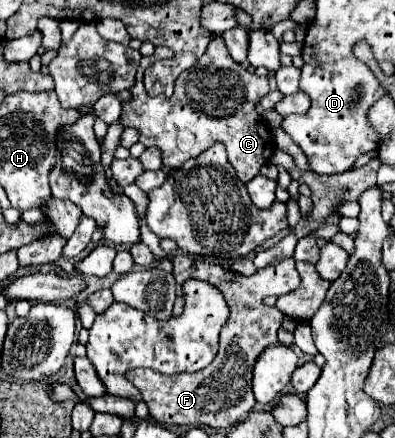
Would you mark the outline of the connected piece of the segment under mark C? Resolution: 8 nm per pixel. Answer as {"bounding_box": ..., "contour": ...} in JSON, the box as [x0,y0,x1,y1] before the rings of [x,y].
{"bounding_box":[121,35,275,183],"contour":[[[211,35],[211,43],[197,63],[183,71],[175,81],[175,91],[169,101],[155,101],[141,87],[143,71],[159,59],[169,59],[173,53],[169,47],[155,47],[155,53],[141,59],[137,81],[129,89],[131,99],[121,105],[121,125],[139,131],[139,141],[145,147],[157,147],[163,155],[163,165],[179,169],[185,161],[199,157],[213,143],[227,147],[229,163],[237,171],[237,177],[247,183],[259,175],[261,165],[269,163],[275,151],[275,137],[265,127],[263,117],[257,113],[257,103],[269,91],[267,77],[249,73],[243,65],[233,61],[225,49],[221,35]]]}

